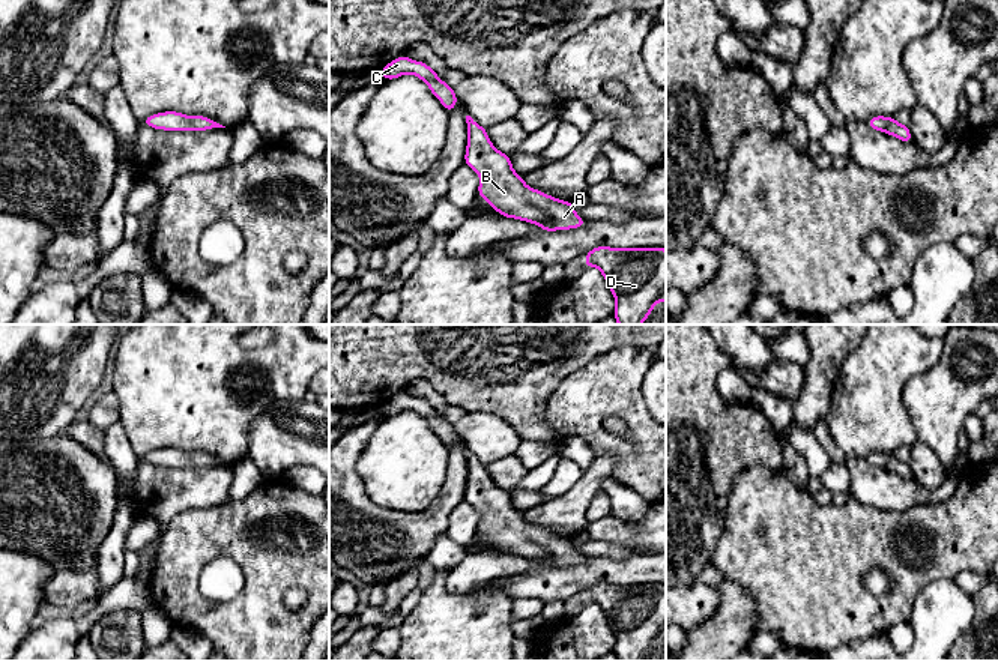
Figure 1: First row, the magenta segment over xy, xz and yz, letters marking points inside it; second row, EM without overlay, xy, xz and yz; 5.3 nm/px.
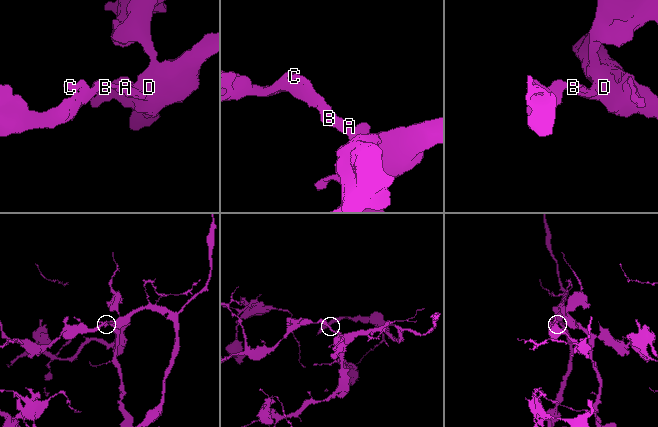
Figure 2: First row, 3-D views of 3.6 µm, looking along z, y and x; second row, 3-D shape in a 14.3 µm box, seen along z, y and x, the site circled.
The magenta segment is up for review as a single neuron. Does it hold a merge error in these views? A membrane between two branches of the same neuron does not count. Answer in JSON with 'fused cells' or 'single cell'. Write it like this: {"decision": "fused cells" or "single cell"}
{"decision": "single cell"}

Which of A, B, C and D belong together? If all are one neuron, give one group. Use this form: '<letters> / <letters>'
A B C D

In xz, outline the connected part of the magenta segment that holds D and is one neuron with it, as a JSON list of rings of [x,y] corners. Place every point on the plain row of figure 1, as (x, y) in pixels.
[[[597,583],[583,598],[606,614],[616,637],[613,653],[618,661],[642,661],[655,638],[666,638],[664,584]]]

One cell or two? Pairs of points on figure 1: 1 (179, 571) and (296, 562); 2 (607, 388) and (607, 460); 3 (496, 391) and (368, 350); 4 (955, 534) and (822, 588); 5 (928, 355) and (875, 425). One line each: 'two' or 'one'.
1: one
2: two
3: one
4: one
5: one

